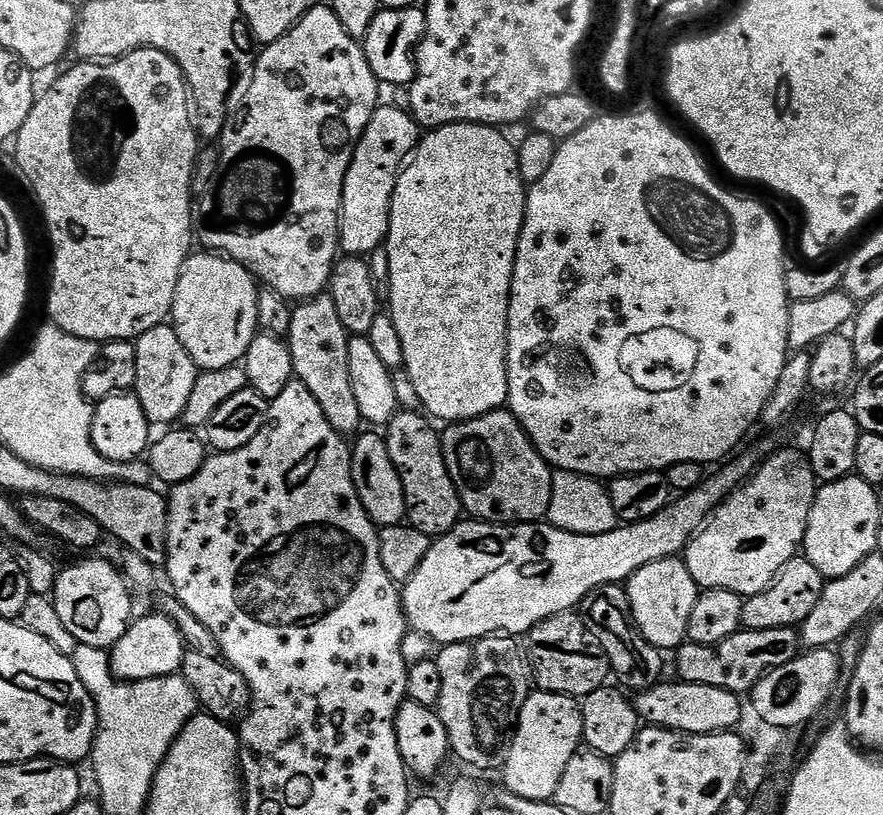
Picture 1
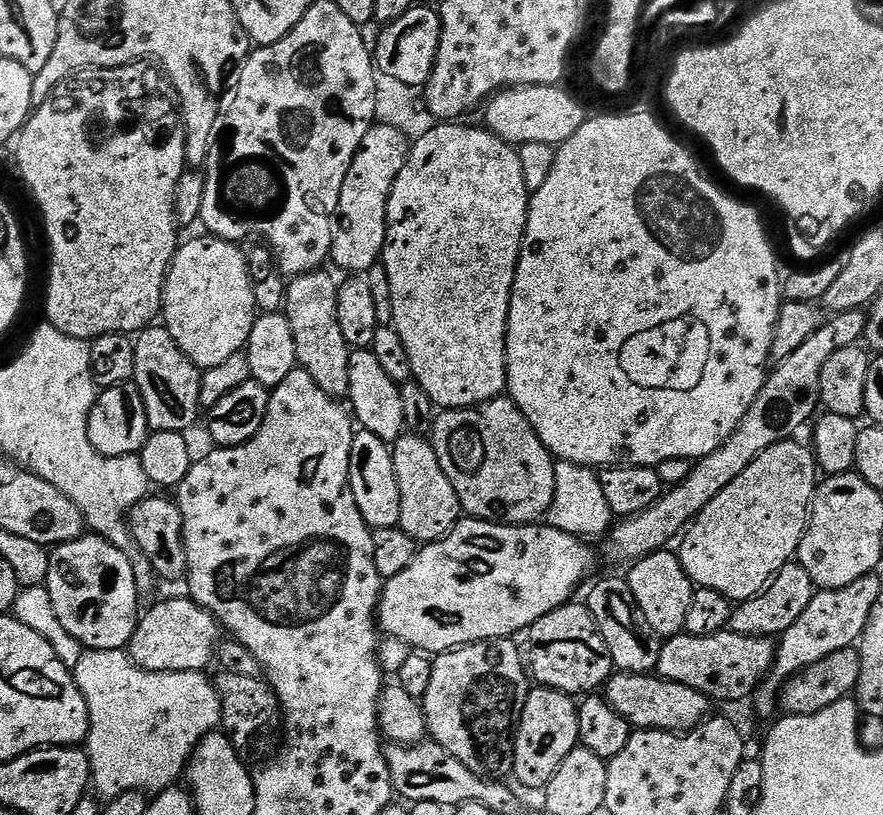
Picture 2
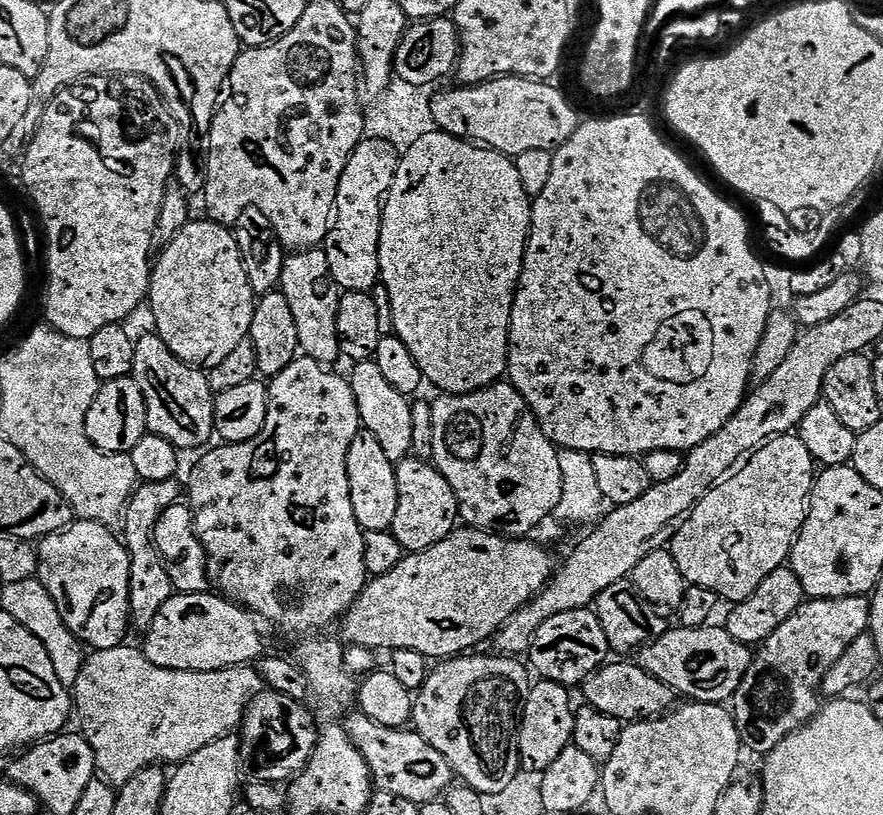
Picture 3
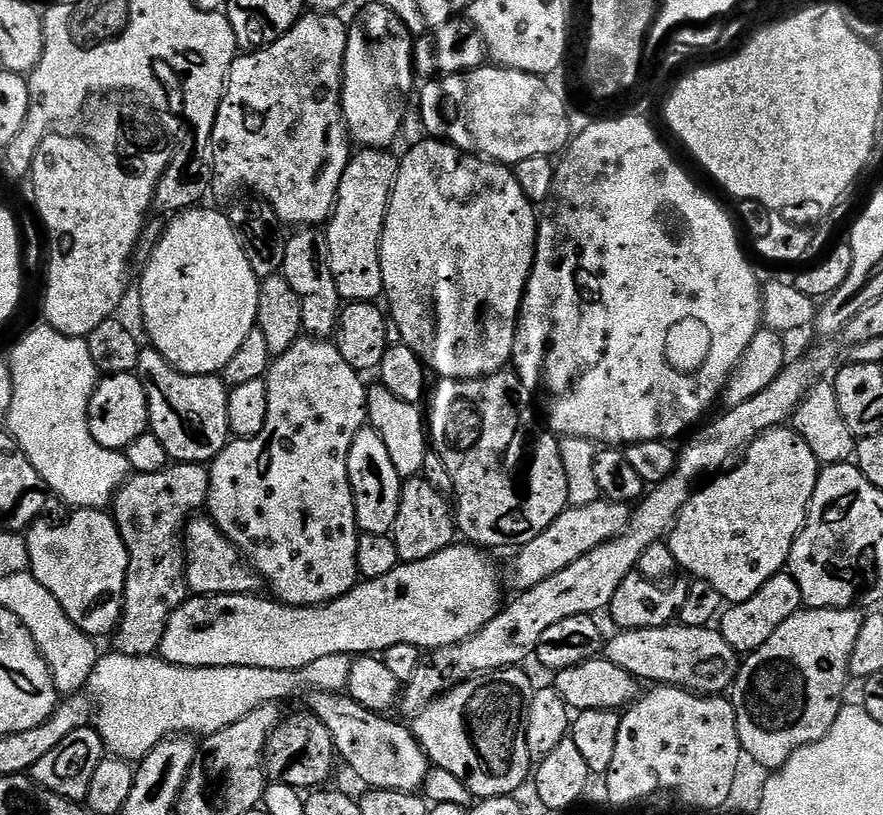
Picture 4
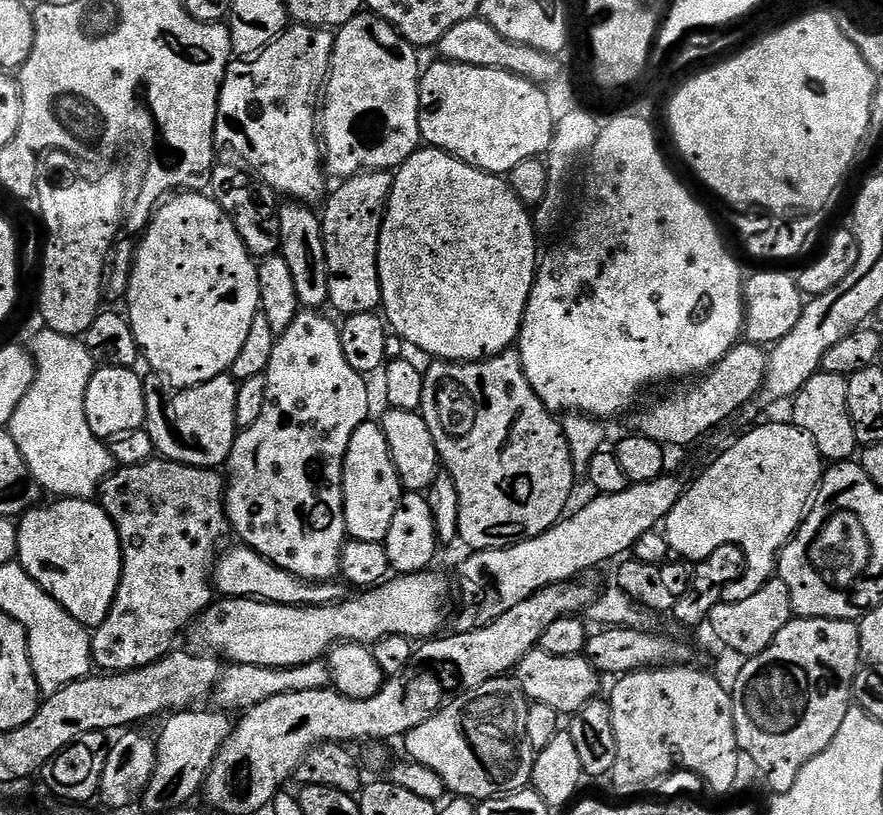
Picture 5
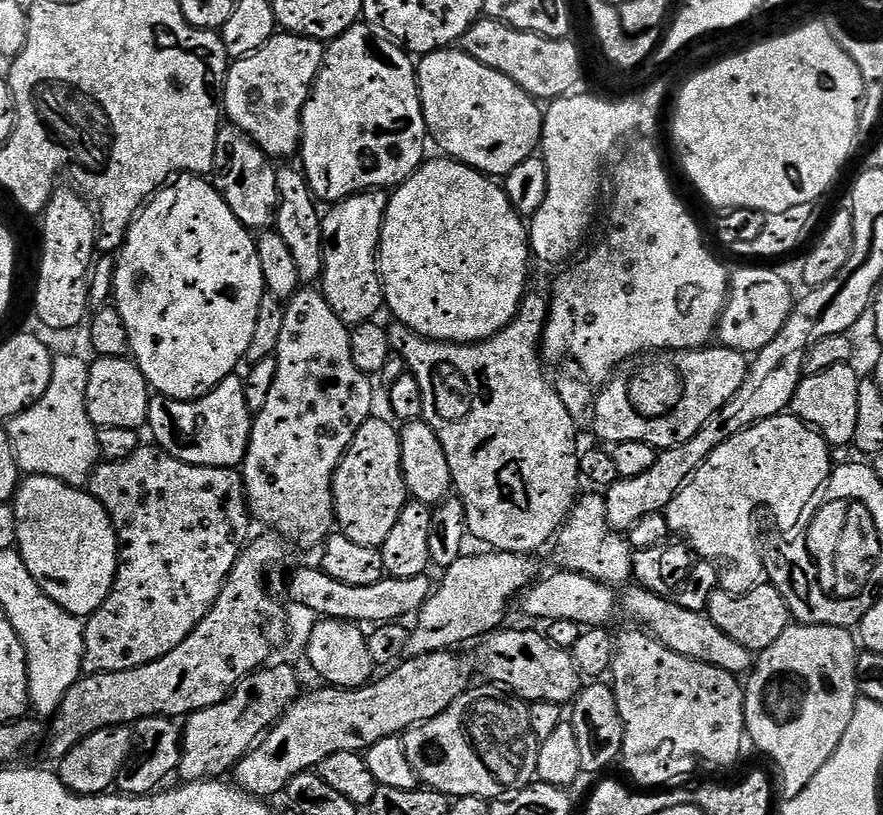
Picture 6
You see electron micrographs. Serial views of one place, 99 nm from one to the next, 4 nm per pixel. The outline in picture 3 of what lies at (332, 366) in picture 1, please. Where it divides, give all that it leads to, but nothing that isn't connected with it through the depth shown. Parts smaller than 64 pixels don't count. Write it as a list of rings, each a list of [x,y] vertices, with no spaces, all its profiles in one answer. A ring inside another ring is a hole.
[[[323,247],[296,250],[285,259],[282,266],[280,288],[286,302],[290,302],[290,310],[294,313],[294,322],[298,325],[298,342],[300,352],[305,356],[314,358],[319,364],[335,365],[336,359],[341,359],[340,335],[338,334],[338,306],[342,290],[334,282],[330,274],[330,262],[326,258]]]

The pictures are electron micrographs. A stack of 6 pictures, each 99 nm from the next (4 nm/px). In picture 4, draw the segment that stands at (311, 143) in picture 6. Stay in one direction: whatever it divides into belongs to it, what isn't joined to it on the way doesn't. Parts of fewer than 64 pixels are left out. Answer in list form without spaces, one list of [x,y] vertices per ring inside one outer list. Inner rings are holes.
[[[379,2],[368,4],[356,16],[356,21],[348,24],[348,41],[344,54],[344,80],[340,85],[340,110],[344,113],[344,126],[353,145],[360,148],[391,149],[396,135],[400,132],[400,123],[404,120],[404,99],[412,88],[414,65],[412,49],[413,33],[408,31],[402,21],[386,6]]]

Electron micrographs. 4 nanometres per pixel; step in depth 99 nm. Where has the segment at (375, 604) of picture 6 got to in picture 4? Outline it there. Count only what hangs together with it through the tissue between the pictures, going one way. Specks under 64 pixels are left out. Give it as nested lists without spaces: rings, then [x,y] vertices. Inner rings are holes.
[[[197,514],[184,525],[182,551],[184,554],[184,577],[188,580],[188,590],[192,596],[247,596],[261,591],[260,577],[248,565],[244,555],[221,534],[216,523],[207,515]]]

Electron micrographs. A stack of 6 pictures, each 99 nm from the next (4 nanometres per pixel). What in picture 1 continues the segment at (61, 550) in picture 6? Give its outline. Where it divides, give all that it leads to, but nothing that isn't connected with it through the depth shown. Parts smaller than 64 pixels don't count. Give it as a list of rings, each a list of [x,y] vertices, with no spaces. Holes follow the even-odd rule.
[[[80,560],[56,573],[56,585],[51,598],[56,604],[58,618],[66,630],[74,634],[77,645],[85,644],[110,650],[126,634],[134,619],[129,581],[123,571],[108,560]]]

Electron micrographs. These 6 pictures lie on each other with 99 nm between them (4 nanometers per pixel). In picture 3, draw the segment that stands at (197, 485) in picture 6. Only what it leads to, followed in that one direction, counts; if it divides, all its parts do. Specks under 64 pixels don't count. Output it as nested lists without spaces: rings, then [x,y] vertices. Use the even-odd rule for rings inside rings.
[[[176,480],[166,482],[141,483],[128,501],[122,517],[122,539],[128,550],[130,562],[130,617],[131,623],[141,630],[147,630],[162,606],[174,595],[172,579],[168,573],[169,565],[164,563],[162,554],[156,548],[156,527],[162,514],[182,496],[182,488]]]

